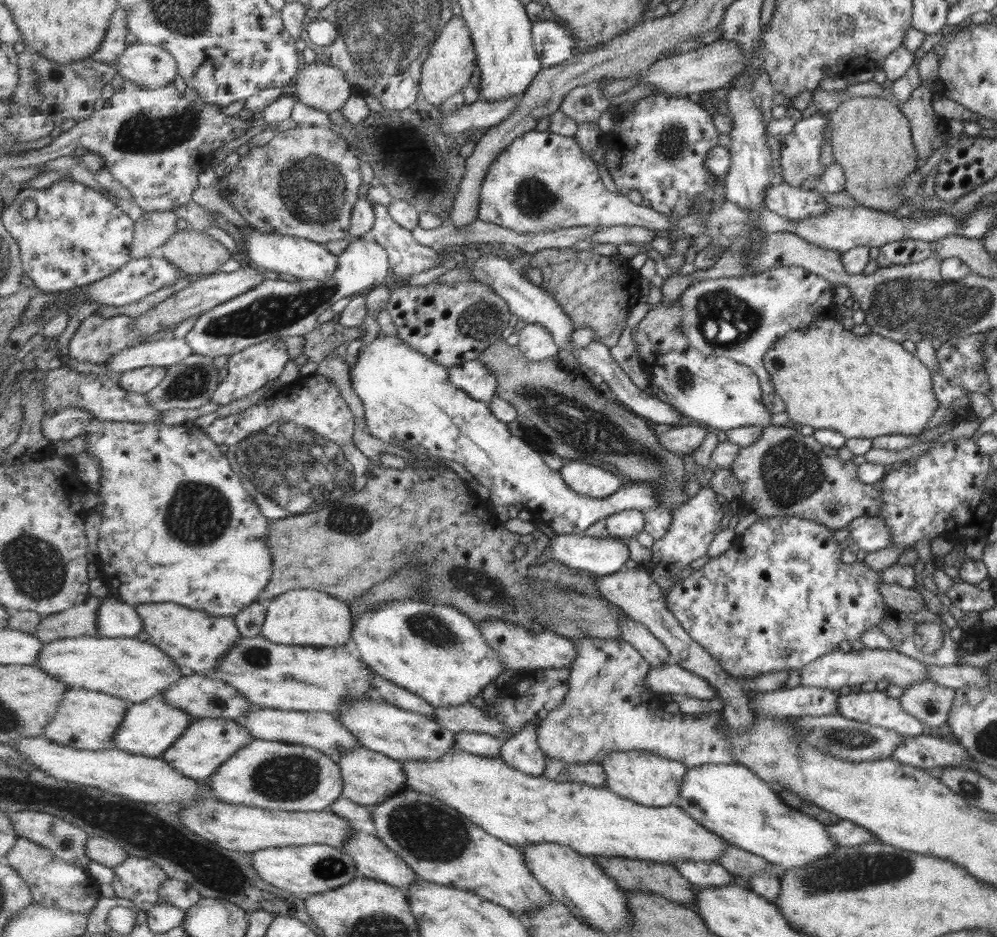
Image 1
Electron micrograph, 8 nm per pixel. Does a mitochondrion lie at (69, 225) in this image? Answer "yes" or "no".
no

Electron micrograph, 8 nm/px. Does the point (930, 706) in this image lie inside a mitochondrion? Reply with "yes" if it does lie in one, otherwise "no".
yes

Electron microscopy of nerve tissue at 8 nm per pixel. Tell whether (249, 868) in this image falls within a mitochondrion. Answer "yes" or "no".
no

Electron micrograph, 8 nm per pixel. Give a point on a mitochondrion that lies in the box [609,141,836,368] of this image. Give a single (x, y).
(723, 318)

